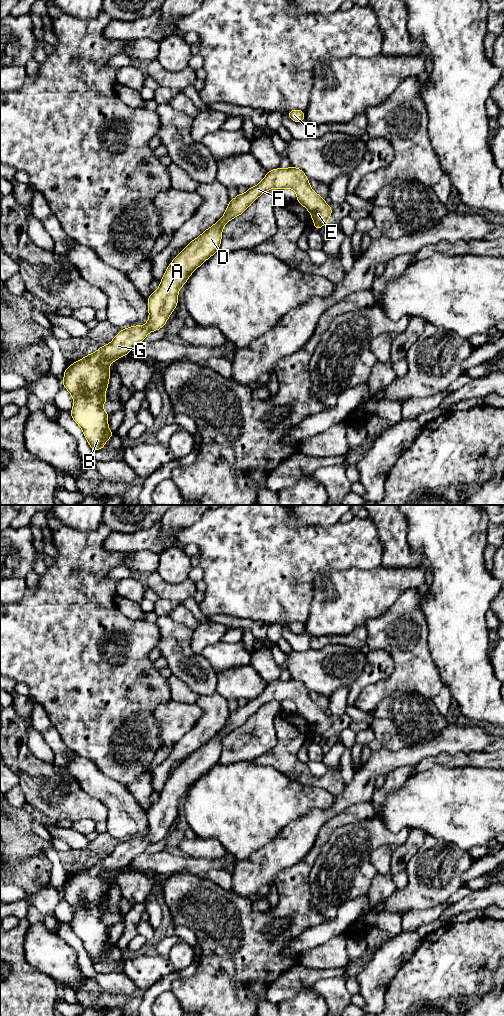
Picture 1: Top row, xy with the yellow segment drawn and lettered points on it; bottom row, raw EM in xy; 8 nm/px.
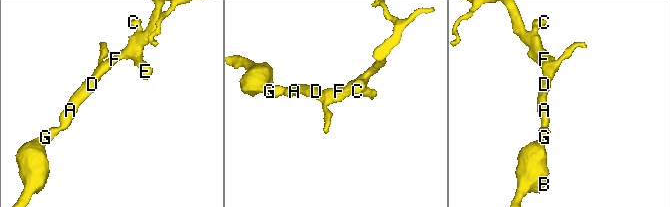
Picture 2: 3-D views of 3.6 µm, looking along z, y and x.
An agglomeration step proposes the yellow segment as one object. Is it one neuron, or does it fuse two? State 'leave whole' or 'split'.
leave whole

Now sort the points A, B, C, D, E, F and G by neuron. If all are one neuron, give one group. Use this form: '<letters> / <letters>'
A B C D E F G

